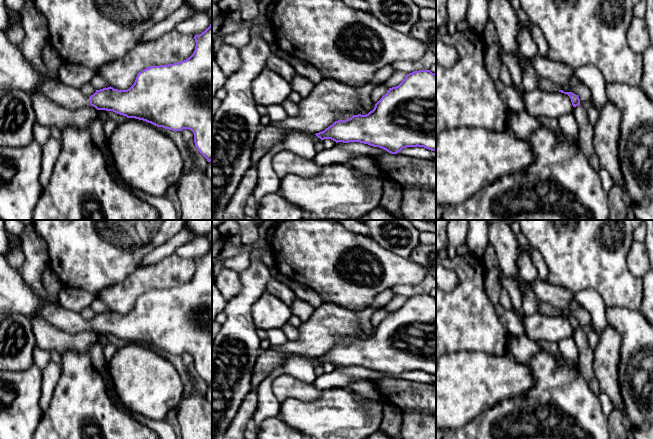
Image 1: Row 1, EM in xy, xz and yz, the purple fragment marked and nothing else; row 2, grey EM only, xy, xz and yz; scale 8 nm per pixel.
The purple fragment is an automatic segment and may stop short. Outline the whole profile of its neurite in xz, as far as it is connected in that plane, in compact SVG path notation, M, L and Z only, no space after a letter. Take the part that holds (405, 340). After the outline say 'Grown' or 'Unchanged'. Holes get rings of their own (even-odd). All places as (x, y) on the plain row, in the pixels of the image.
M430 294L407 298L398 310L389 312L368 338L335 345L315 359L321 364L331 363L336 367L360 366L391 378L417 370L436 375L436 298Z. Unchanged

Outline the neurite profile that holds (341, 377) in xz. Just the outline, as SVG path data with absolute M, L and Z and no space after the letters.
M338 366L333 372L323 373L319 377L316 377L313 385L322 391L334 387L347 388L349 383L355 380L372 381L375 383L384 377L389 376L382 372L360 366Z

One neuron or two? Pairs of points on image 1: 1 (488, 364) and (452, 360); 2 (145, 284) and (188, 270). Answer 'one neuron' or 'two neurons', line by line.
1: one neuron
2: one neuron

